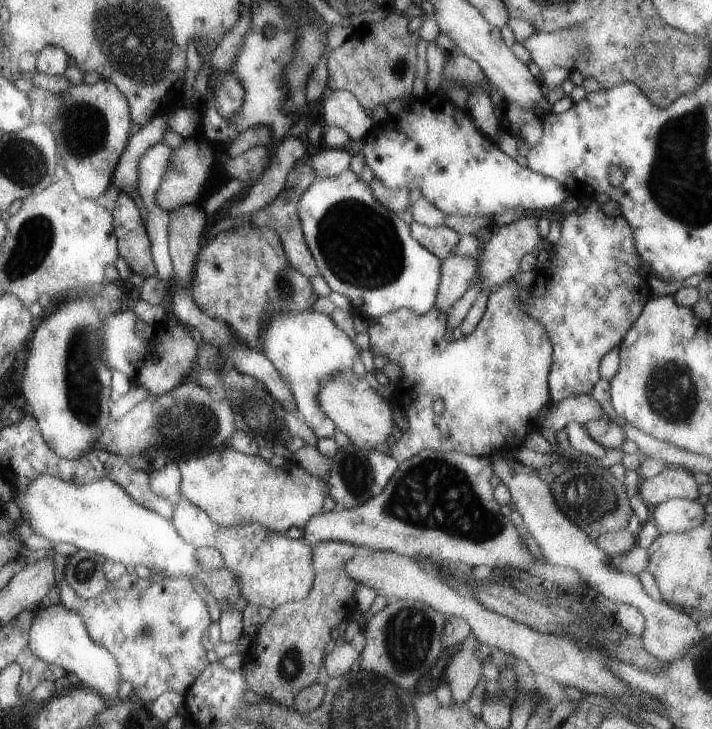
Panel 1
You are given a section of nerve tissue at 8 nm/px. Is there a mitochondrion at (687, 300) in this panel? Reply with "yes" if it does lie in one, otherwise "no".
no

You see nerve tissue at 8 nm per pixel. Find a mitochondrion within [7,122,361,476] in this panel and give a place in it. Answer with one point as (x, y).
(83, 384)

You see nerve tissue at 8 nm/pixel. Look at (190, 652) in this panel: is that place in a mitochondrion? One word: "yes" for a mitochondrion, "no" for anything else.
no

